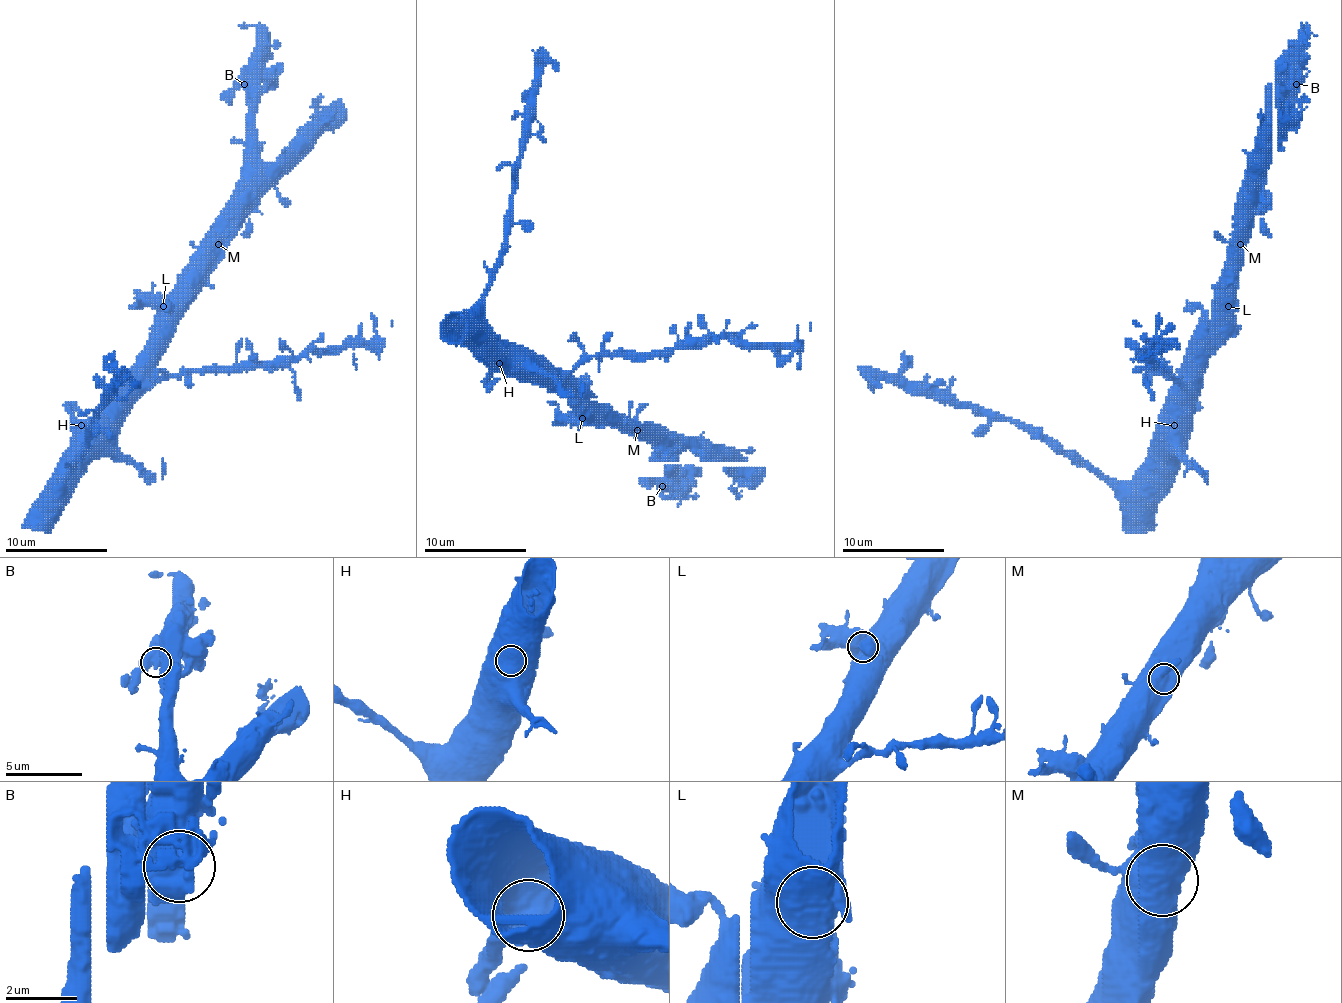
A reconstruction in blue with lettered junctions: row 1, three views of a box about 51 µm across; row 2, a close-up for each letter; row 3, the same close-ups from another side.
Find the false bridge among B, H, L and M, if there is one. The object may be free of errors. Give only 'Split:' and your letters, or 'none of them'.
Split: L

